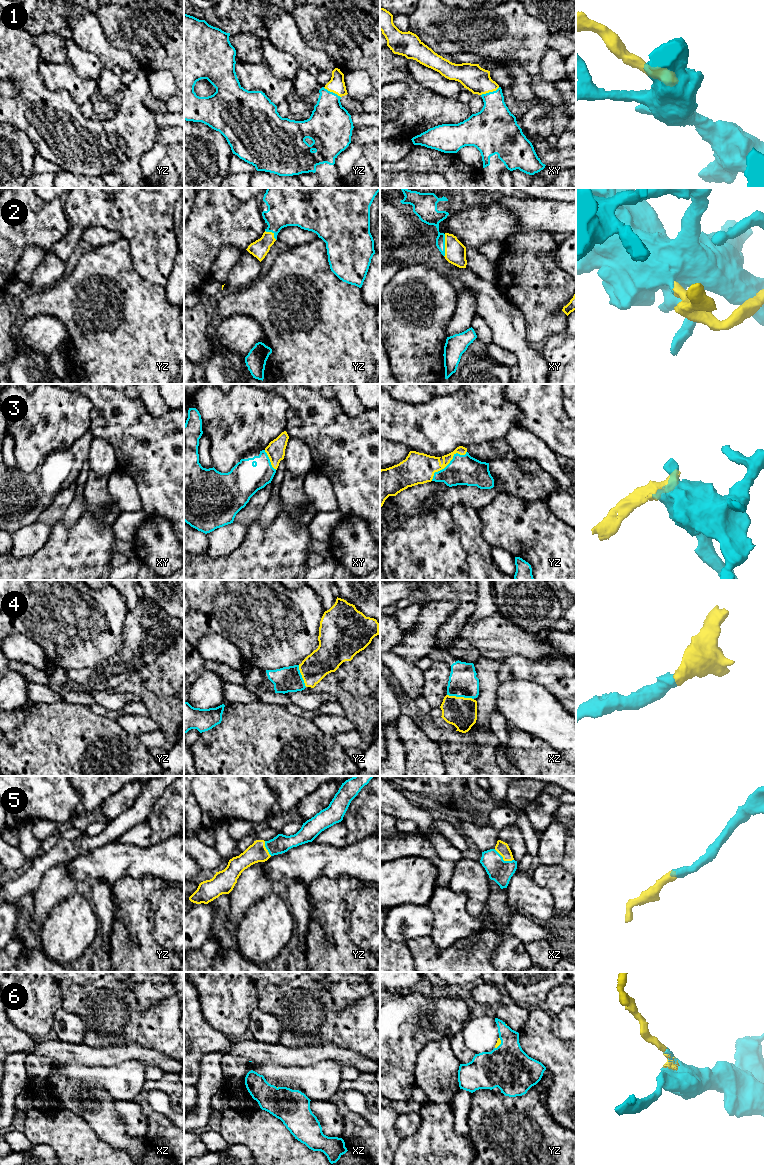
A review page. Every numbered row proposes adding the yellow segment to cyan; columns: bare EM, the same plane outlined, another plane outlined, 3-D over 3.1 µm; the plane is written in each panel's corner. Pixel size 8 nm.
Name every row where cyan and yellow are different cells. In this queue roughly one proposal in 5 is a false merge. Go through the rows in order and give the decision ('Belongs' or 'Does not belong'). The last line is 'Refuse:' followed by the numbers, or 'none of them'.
1: Belongs
2: Belongs
3: Belongs
4: Belongs
5: Belongs
6: Belongs
Refuse: none of them

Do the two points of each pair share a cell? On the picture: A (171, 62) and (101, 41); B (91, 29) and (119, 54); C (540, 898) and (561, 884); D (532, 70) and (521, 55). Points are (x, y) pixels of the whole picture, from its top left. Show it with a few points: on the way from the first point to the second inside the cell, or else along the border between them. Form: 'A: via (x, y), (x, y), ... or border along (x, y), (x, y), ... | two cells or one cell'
A: border along (101, 22), (108, 41), (131, 54) | two cells
B: via (95, 37), (111, 53) | one cell
C: border along (531, 878), (550, 893), (556, 910) | two cells
D: via (532, 65), (531, 59), (526, 55) | one cell

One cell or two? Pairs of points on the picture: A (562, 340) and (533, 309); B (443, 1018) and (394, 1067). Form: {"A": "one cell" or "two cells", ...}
{"A": "two cells", "B": "one cell"}

